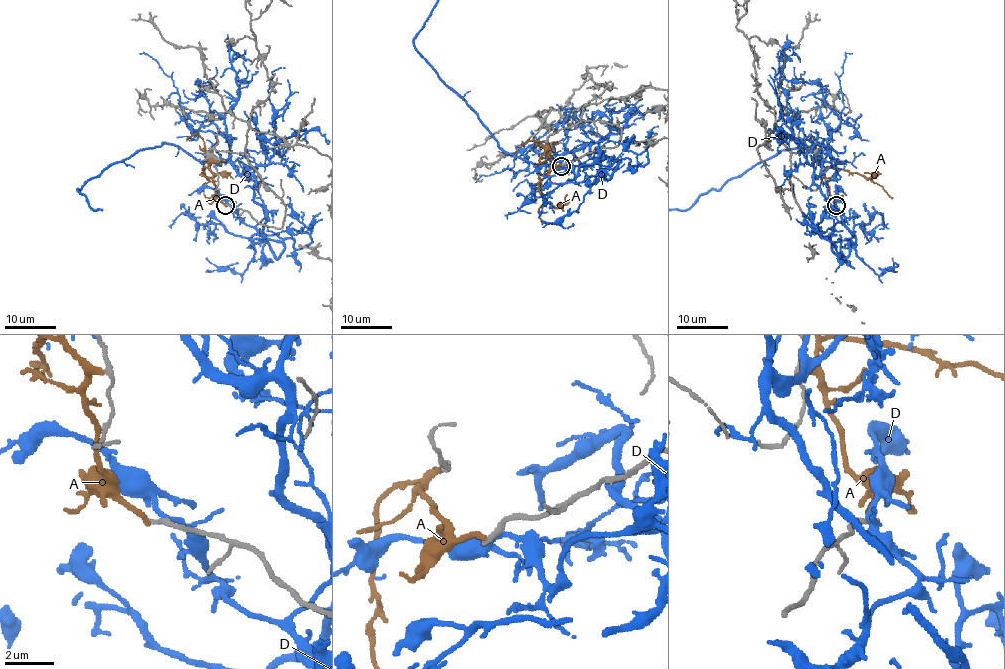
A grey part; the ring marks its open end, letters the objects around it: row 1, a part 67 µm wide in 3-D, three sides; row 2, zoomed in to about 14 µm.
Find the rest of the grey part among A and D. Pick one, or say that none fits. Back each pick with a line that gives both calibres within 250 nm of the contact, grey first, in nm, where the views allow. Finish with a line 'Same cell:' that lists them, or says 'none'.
Same cell: none

